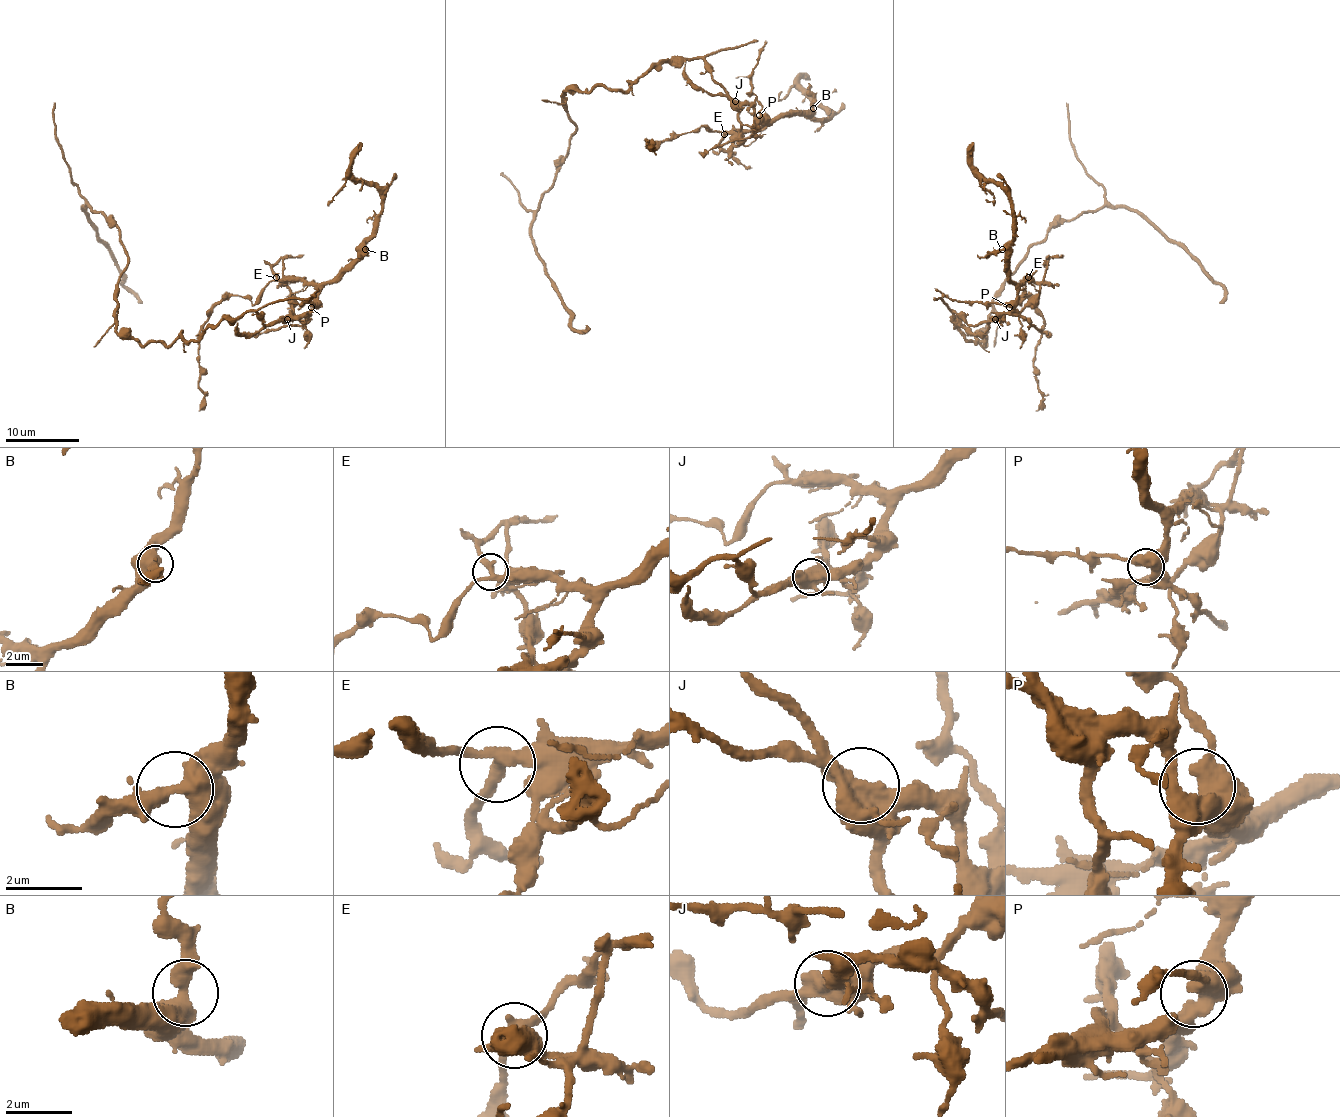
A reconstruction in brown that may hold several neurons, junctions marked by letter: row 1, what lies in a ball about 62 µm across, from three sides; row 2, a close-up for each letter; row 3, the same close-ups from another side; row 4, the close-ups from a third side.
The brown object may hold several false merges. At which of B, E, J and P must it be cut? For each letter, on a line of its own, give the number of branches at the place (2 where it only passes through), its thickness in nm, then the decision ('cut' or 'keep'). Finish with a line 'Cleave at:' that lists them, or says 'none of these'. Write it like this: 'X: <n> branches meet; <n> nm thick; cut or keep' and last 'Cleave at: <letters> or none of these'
B: 3 branches meet; 500 nm thick; keep
E: 3 branches meet; 300 nm thick; keep
J: 3 branches meet; 500 nm thick; cut
P: 3 branches meet; 550 nm thick; keep
Cleave at: J

